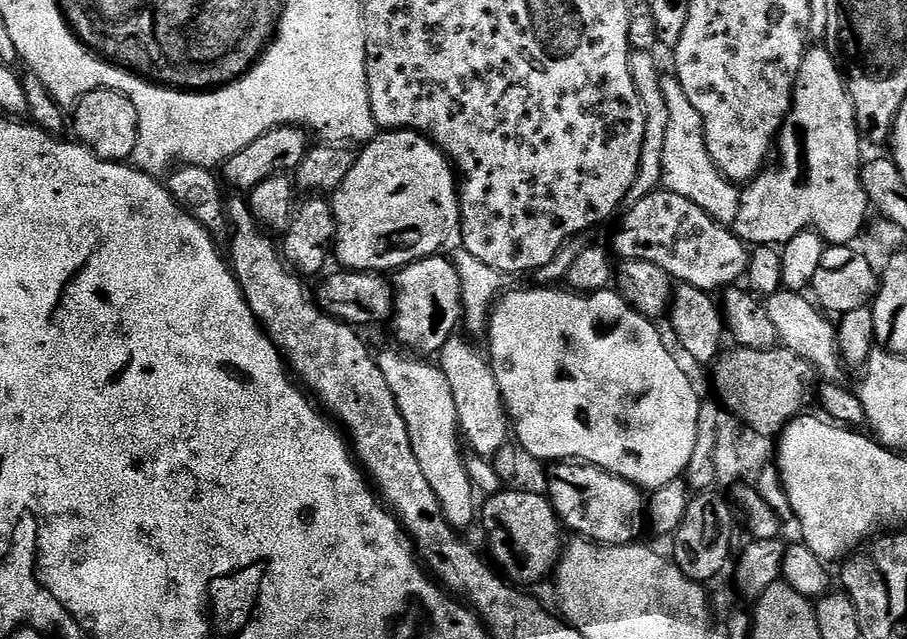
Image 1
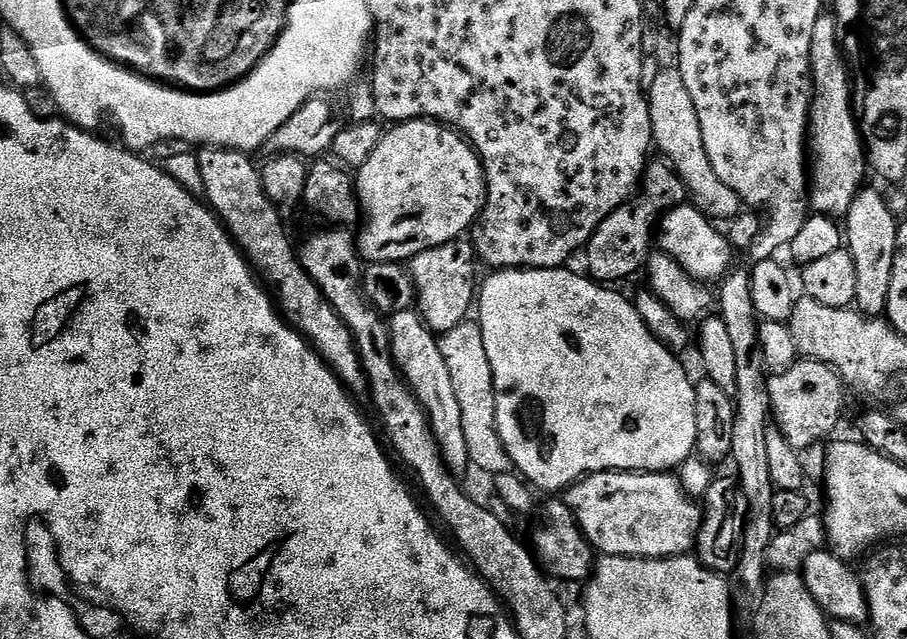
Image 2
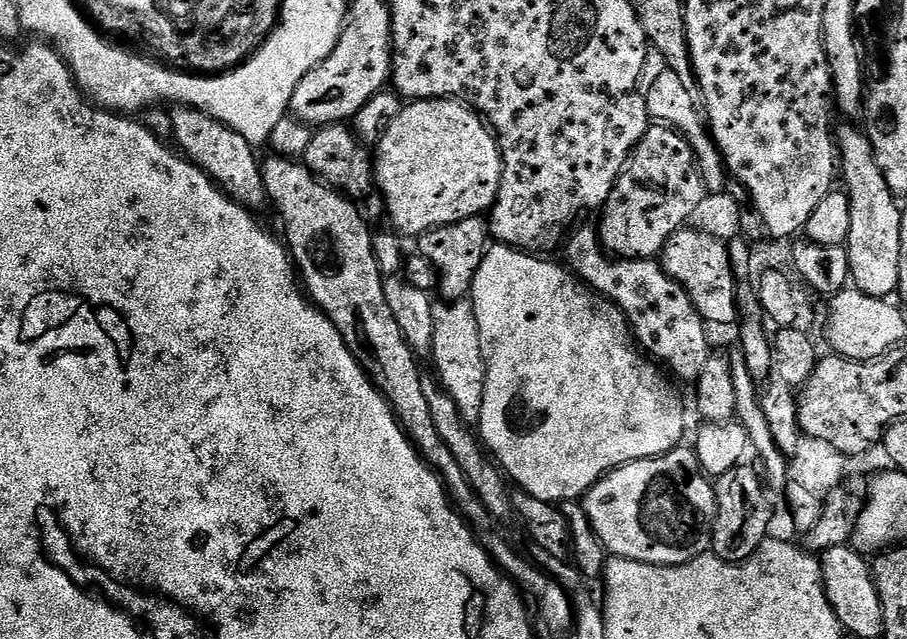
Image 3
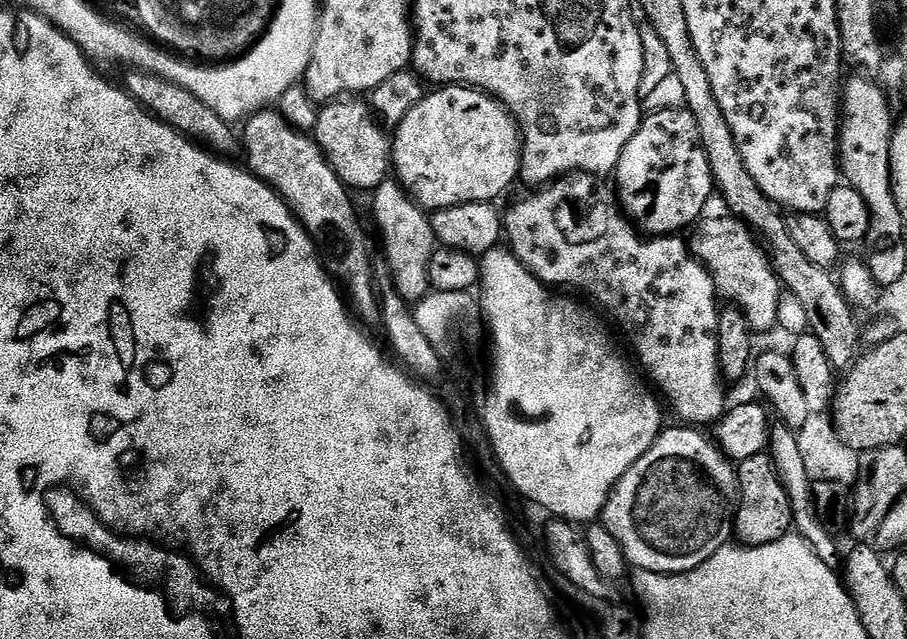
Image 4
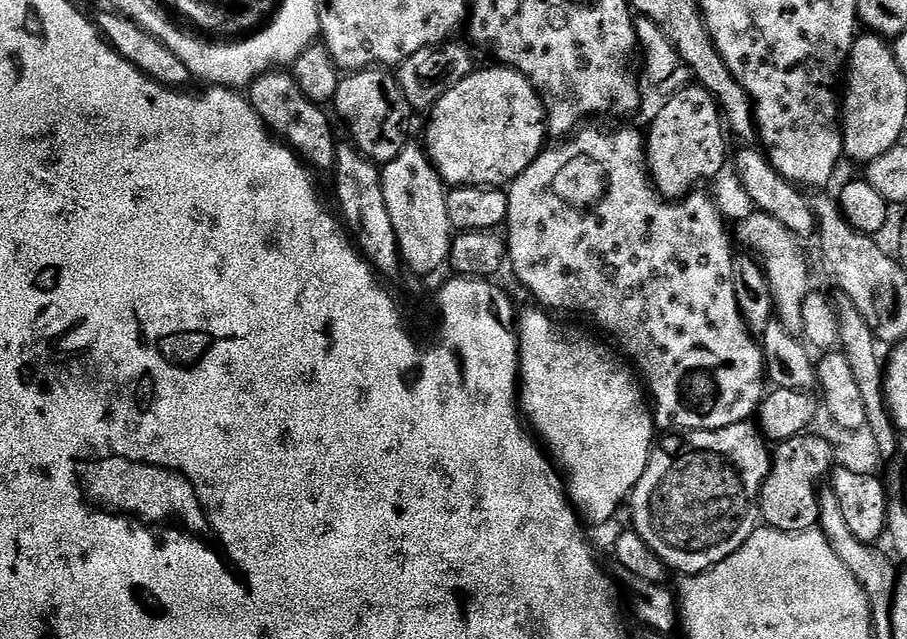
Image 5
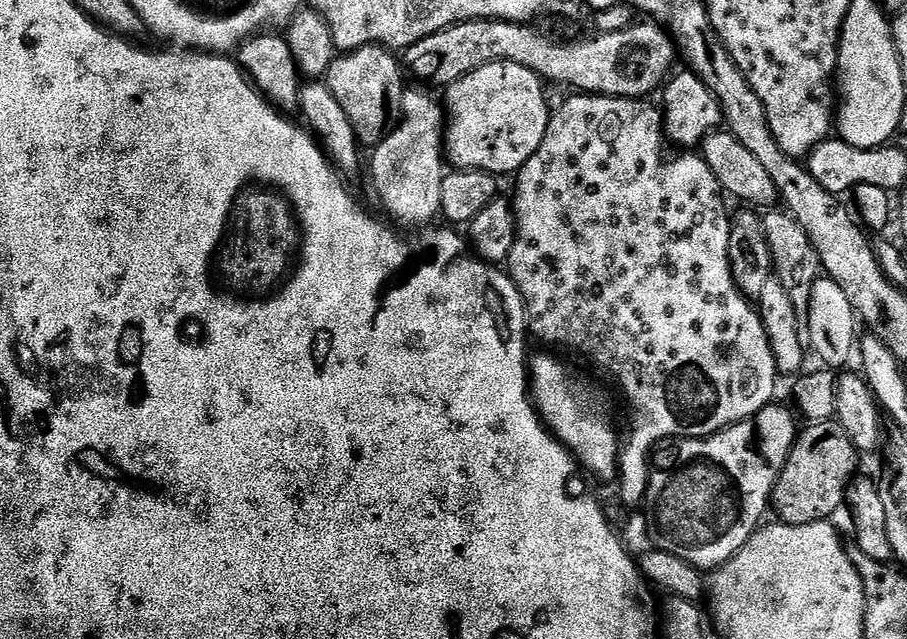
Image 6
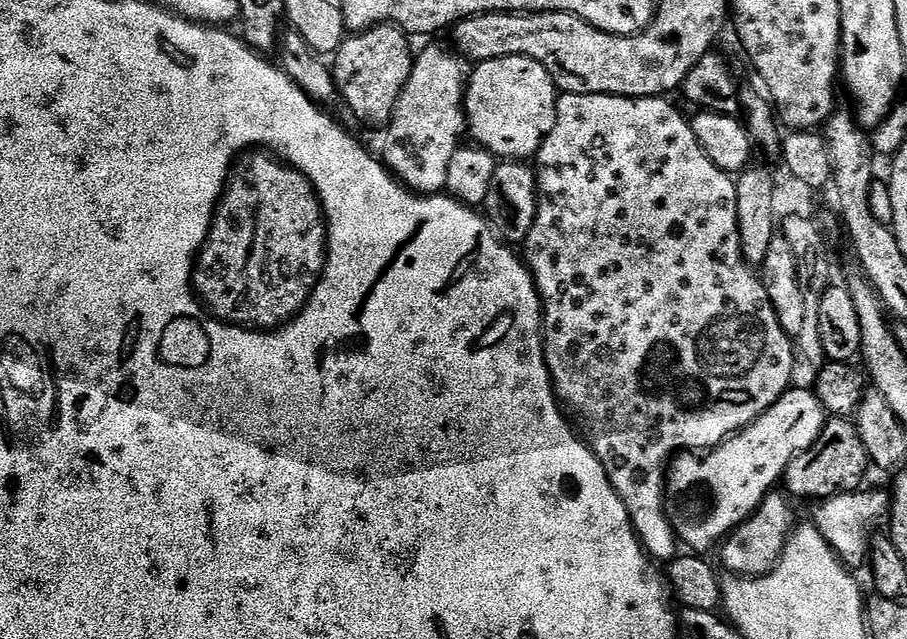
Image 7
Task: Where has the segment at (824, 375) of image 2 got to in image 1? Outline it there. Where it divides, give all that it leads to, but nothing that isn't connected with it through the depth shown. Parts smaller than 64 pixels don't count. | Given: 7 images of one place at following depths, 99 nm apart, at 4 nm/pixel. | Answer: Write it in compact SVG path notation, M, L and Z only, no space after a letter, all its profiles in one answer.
M777 346L766 350L754 350L753 348L733 347L733 352L725 351L723 355L715 361L711 369L712 380L716 383L716 392L720 395L719 403L725 409L729 408L736 416L741 416L748 423L749 433L779 437L789 422L795 420L797 416L805 411L804 403L808 400L808 395L813 395L812 378L814 379L814 368L806 361L794 354L790 349Z

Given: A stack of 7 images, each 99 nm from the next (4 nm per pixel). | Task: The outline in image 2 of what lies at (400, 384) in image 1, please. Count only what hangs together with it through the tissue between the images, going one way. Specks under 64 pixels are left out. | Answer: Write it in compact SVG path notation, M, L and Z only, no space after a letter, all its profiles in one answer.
M411 307L391 313L386 323L392 357L396 359L400 373L414 390L418 402L422 402L422 410L426 410L446 466L452 472L463 474L470 468L470 453L466 448L465 433L462 431L461 407L458 406L457 395L454 394L453 379L450 378L446 358L442 356L437 333L429 328L419 311Z

